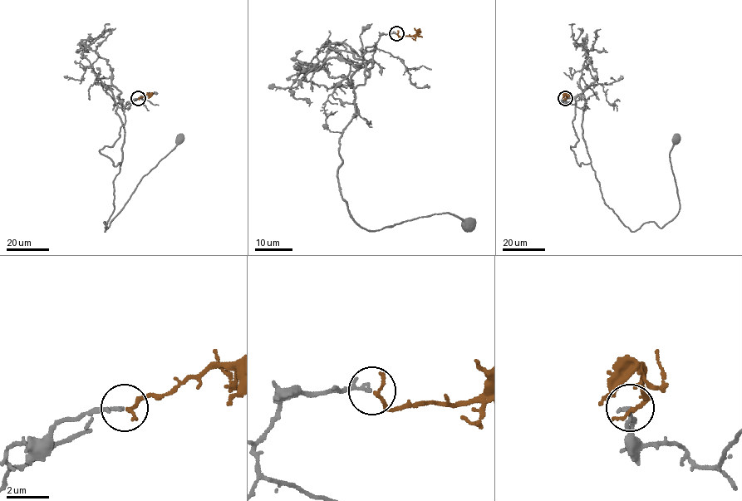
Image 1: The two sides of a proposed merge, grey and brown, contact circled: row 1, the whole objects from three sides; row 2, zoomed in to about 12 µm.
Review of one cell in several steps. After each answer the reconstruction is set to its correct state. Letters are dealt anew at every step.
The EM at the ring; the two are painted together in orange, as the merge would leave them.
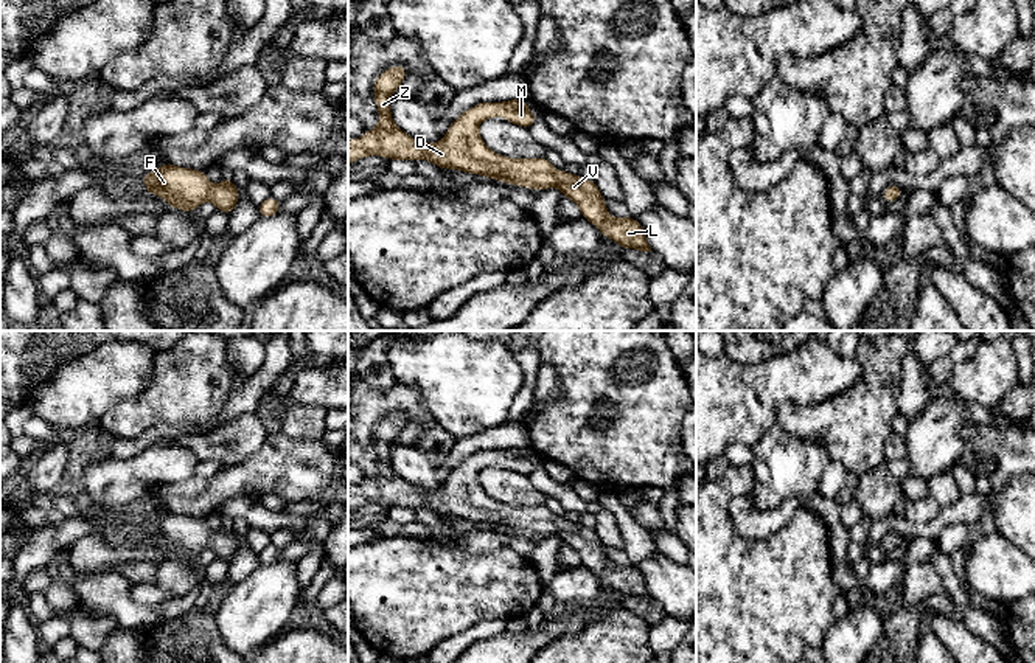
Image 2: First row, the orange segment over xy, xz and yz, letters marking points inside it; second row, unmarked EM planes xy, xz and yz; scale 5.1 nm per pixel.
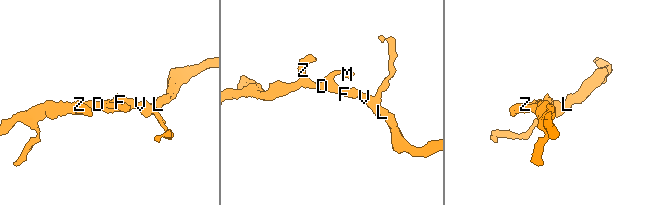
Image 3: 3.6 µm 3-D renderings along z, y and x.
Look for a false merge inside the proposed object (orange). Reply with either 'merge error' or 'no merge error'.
no merge error

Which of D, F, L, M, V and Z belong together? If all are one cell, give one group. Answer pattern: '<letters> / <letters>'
D F L M V Z

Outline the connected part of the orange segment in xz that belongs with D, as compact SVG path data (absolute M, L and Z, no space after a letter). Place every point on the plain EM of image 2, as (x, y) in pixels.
M393 413L376 425L375 449L379 472L361 483L357 489L348 488L348 512L368 503L410 509L424 506L438 515L488 523L493 528L536 539L558 534L561 542L573 548L583 565L592 570L603 584L625 596L653 599L642 573L634 565L608 564L609 559L595 529L567 519L559 520L545 505L508 506L486 495L479 483L479 472L488 466L500 463L513 472L531 475L536 464L528 458L525 447L479 450L451 469L448 481L438 491L427 492L404 481L390 463L390 444L404 427L402 413Z

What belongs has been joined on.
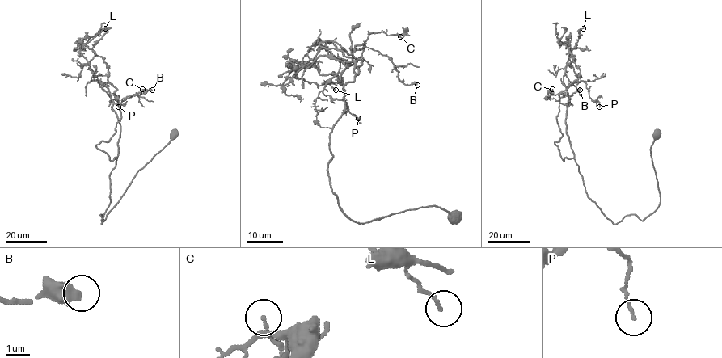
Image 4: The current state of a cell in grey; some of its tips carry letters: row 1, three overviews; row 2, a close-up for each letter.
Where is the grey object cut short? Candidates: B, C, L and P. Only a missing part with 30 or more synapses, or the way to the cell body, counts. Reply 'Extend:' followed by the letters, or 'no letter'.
Extend: no letter

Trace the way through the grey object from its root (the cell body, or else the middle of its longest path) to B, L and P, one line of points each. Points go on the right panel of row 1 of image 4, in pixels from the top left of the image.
B: (656, 136), (660, 204), (643, 220), (614, 224), (588, 197), (567, 104), (558, 101), (580, 90)
L: (656, 136), (660, 204), (643, 220), (614, 224), (588, 197), (567, 132), (563, 76), (583, 28)
P: (656, 136), (660, 204), (643, 220), (614, 224), (588, 197), (574, 159), (567, 87), (583, 81), (599, 107)

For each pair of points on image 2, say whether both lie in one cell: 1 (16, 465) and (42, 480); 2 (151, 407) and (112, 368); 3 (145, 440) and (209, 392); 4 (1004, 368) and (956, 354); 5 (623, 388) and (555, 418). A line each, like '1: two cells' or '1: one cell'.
1: two cells
2: two cells
3: two cells
4: two cells
5: one cell

